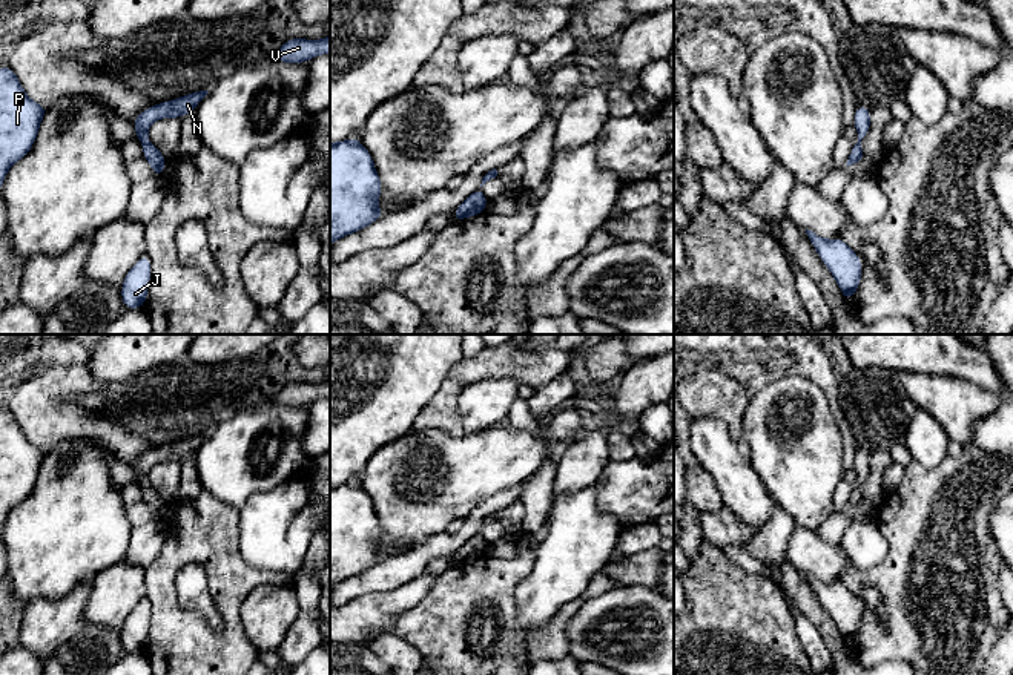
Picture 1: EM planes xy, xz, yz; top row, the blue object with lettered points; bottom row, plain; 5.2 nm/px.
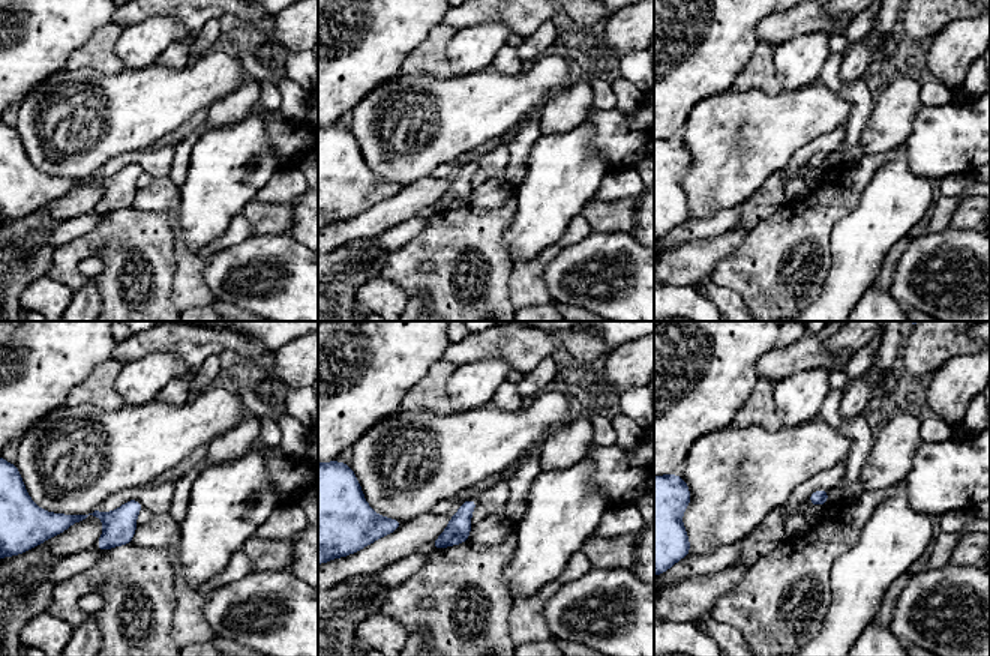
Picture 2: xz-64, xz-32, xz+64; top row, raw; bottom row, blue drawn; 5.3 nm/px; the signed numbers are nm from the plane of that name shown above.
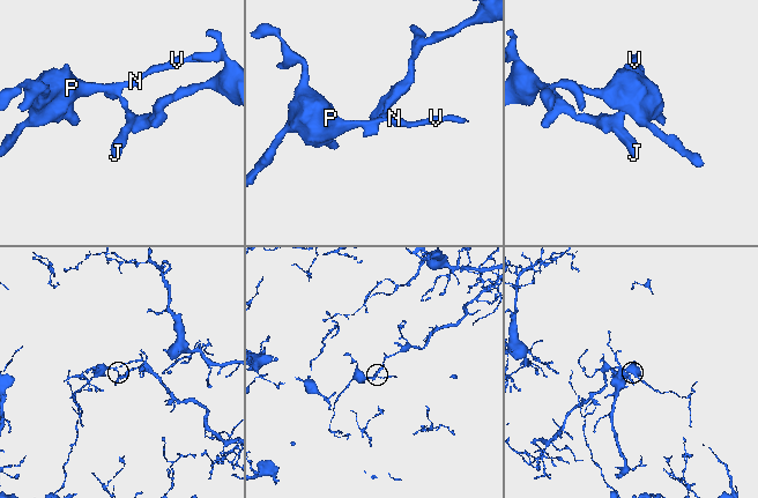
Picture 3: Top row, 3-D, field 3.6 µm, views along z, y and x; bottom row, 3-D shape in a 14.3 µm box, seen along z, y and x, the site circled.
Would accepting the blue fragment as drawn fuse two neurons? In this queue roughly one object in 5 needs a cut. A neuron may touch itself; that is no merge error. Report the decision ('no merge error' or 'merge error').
no merge error

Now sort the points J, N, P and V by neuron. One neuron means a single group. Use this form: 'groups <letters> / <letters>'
groups J N P V

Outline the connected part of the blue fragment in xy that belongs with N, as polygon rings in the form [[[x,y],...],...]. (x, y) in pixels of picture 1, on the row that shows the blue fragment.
[[[200,91],[187,94],[181,98],[172,101],[163,101],[157,106],[144,109],[137,118],[132,120],[132,124],[137,130],[137,140],[144,146],[143,158],[150,164],[155,176],[163,176],[166,161],[164,155],[149,141],[147,130],[153,121],[161,118],[181,118],[184,114],[190,114],[196,109],[200,101],[207,95],[209,91]]]

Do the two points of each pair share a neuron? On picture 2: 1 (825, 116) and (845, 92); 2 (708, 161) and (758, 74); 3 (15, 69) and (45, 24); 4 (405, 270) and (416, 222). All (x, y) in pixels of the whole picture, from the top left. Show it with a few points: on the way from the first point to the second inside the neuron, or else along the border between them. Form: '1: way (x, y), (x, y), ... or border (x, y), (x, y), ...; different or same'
1: border (818, 80), (849, 102), (849, 117), (846, 122); different
2: border (731, 89), (779, 92); different
3: way (15, 59), (38, 35); same
4: border (428, 215), (423, 227), (387, 255); different

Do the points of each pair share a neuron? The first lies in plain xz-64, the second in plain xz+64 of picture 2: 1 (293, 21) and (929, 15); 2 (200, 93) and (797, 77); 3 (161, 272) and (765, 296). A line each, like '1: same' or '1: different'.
1: different
2: different
3: same

